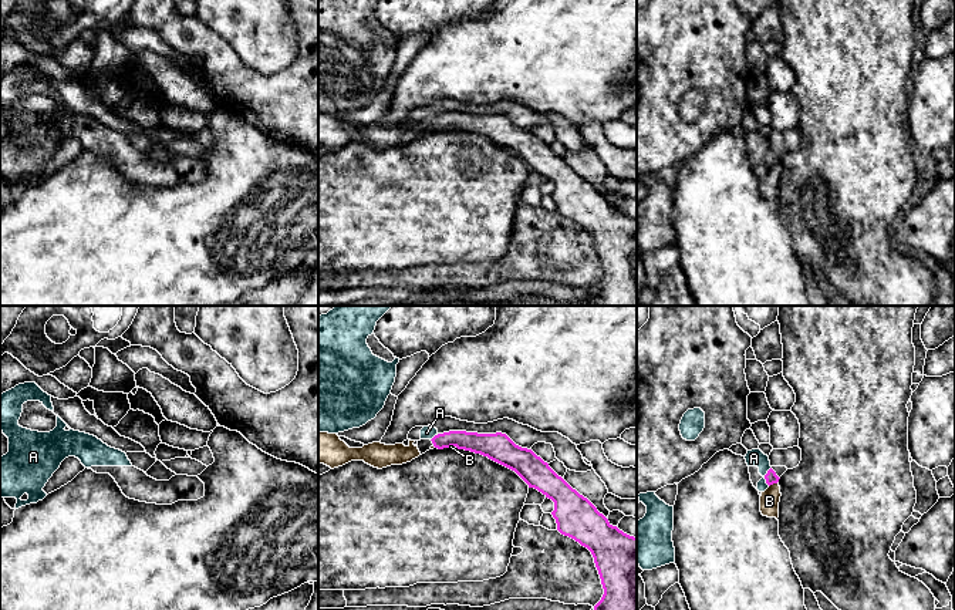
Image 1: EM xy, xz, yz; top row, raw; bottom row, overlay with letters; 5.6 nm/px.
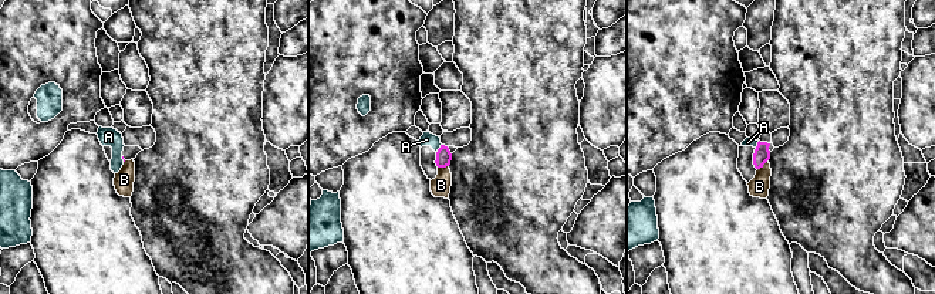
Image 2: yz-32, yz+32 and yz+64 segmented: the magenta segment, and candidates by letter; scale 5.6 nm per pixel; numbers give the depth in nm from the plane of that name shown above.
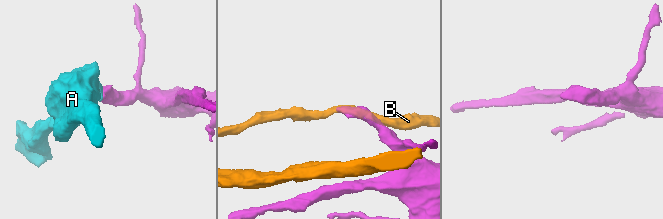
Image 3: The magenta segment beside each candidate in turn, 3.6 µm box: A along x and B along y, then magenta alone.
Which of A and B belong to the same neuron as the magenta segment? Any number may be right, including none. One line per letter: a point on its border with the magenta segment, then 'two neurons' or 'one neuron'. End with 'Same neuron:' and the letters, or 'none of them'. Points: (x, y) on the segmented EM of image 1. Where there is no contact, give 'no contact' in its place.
A: yz (768, 471) | two neurons
B: yz (773, 482) | two neurons
Same neuron: none of them

